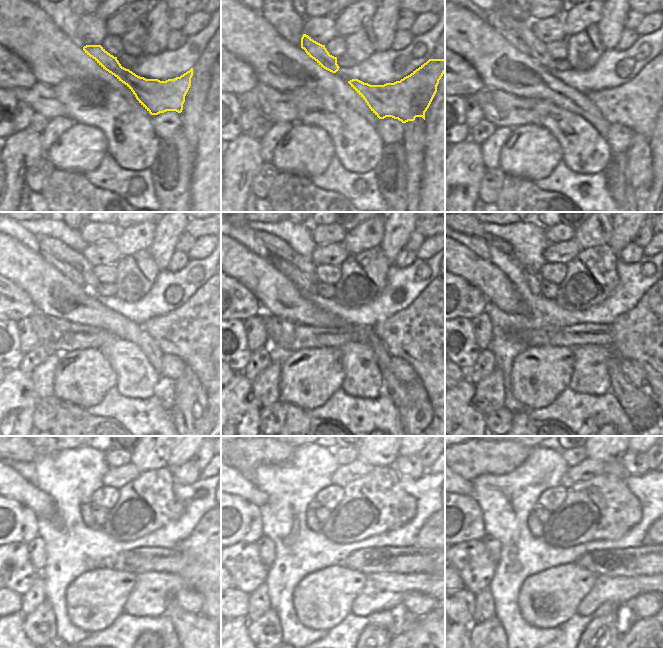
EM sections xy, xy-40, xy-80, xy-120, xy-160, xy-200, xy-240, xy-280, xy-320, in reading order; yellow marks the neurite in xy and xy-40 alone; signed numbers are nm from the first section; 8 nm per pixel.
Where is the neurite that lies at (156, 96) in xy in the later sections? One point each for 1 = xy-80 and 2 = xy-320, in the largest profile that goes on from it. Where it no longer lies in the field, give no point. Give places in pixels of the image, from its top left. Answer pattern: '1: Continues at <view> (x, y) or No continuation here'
1: Continues at xy-80 (635, 104)
2: Continues at xy-320 (648, 539)

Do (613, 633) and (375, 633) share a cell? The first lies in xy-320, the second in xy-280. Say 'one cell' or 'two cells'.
one cell

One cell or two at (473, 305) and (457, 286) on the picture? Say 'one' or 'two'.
one

